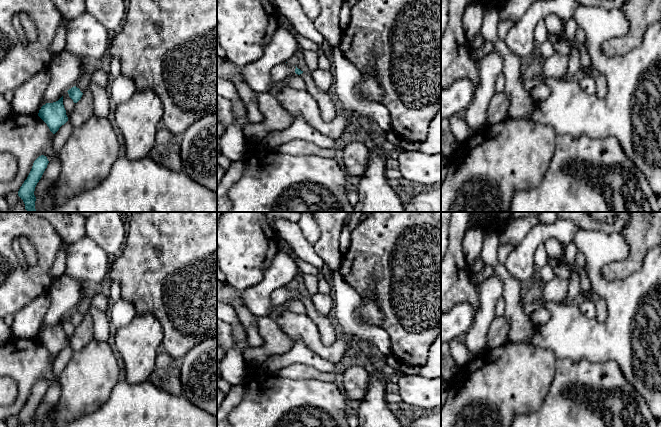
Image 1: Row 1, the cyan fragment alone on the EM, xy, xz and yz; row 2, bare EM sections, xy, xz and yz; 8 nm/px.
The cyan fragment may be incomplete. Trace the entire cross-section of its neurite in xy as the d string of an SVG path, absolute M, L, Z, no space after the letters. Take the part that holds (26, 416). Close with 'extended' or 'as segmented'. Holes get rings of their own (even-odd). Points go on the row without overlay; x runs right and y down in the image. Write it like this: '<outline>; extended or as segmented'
M39 380L33 387L32 393L18 415L18 420L24 427L35 427L36 421L34 419L35 411L41 403L49 385L46 380Z; as segmented

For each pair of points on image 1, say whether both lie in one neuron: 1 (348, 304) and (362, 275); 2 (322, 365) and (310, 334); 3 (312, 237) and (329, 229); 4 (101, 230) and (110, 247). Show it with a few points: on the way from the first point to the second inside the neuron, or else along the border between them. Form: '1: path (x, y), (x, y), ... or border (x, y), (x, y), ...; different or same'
1: border (340, 272), (343, 279), (362, 297); different
2: border (301, 341), (312, 351), (335, 364); different
3: border (317, 222), (320, 237), (313, 245); different
4: path (105, 234), (110, 239), (110, 243); same

